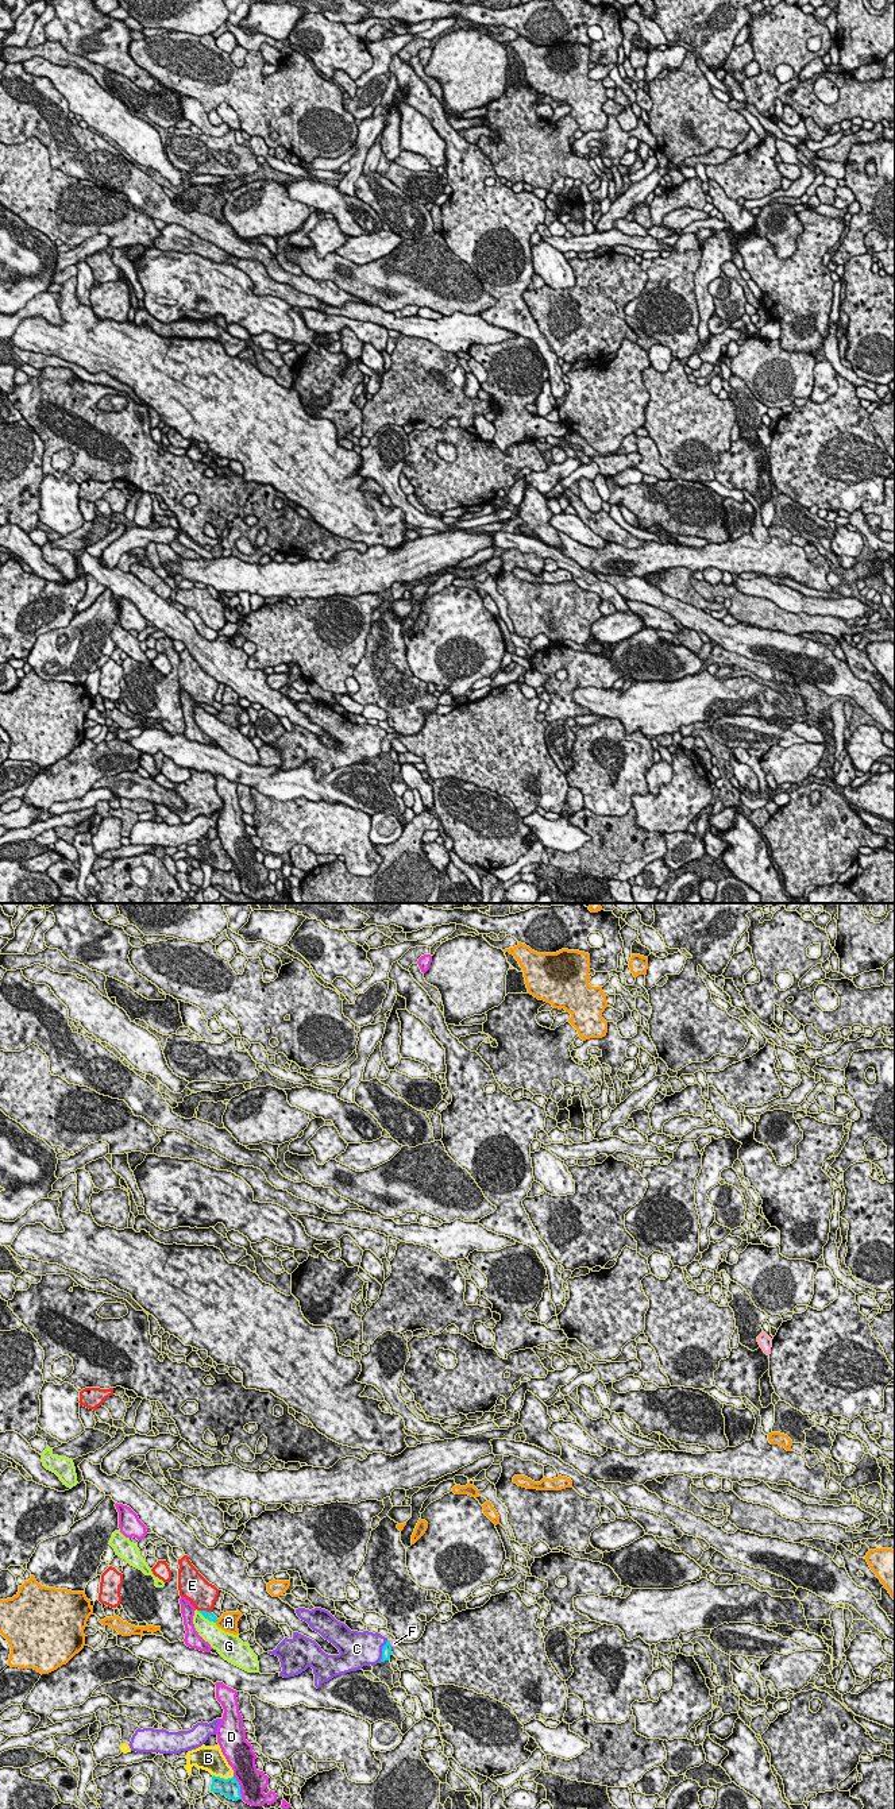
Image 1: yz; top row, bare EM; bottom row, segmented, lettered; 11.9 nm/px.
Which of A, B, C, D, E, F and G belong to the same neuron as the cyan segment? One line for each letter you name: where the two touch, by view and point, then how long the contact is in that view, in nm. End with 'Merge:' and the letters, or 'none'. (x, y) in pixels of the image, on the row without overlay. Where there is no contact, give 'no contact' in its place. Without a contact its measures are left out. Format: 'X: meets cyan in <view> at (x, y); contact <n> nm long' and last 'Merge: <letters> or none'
F: meets cyan in yz at (389, 736); contact 100 nm long
Merge: F

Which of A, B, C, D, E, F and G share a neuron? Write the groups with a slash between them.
A / B / C / D / E / F / G

